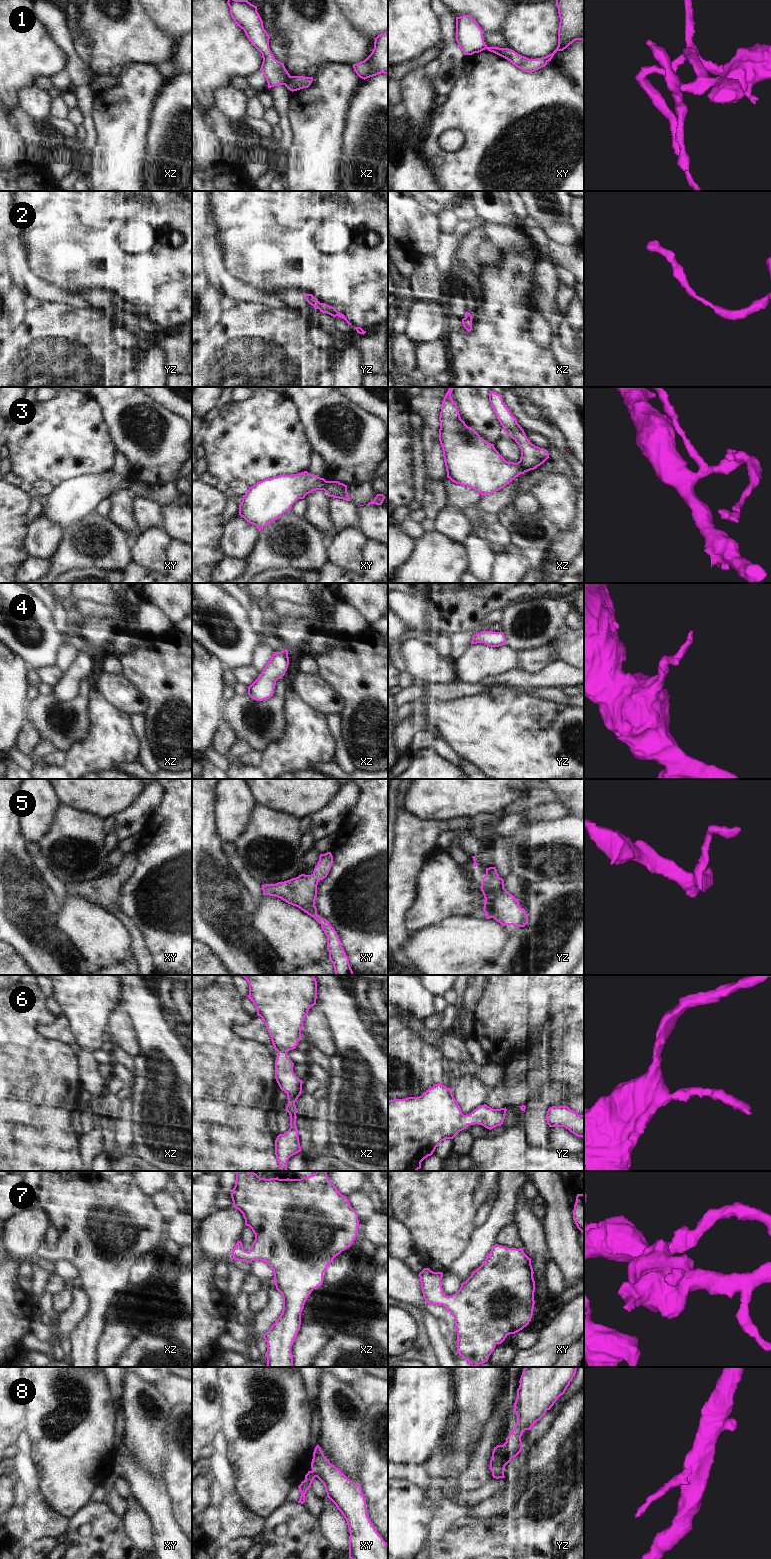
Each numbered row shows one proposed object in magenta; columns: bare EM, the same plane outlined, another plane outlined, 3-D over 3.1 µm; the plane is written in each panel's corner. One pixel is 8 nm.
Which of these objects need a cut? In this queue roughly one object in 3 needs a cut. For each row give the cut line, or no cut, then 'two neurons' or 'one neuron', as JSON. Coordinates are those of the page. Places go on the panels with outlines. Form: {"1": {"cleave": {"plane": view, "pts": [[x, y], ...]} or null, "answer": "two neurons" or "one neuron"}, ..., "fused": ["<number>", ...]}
{"1": {"cleave": {"plane": "xz", "pts": [[290, 76], [284, 84]]}, "answer": "two neurons"}, "2": {"cleave": null, "answer": "one neuron"}, "3": {"cleave": {"plane": "xz", "pts": [[518, 462], [525, 471]]}, "answer": "two neurons"}, "4": {"cleave": null, "answer": "one neuron"}, "5": {"cleave": null, "answer": "one neuron"}, "6": {"cleave": null, "answer": "one neuron"}, "7": {"cleave": null, "answer": "one neuron"}, "8": {"cleave": null, "answer": "one neuron"}, "fused": ["1", "3"]}

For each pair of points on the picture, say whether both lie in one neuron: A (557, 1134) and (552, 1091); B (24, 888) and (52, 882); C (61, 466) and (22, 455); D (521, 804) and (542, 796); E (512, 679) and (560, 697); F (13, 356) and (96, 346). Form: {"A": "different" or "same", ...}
{"A": "different", "B": "different", "C": "same", "D": "same", "E": "different", "F": "same"}

